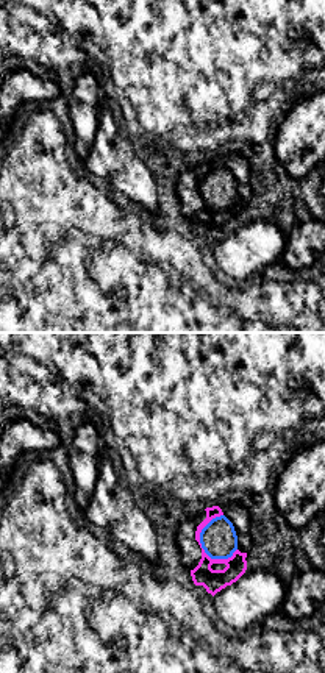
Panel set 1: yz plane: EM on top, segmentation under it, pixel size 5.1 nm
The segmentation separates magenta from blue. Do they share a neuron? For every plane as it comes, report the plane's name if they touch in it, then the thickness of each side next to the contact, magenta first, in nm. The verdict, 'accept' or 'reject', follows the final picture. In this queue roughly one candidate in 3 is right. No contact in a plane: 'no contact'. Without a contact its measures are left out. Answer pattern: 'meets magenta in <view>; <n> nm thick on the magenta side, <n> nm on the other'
meets magenta in yz; 110 nm thick on the magenta side, 190 nm on the other

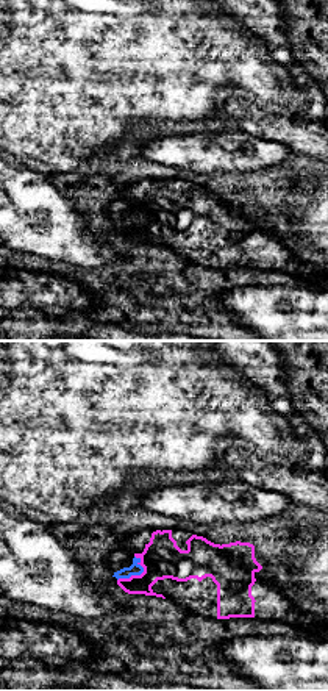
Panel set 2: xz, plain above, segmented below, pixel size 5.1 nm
meets magenta in xz; 200 nm thick on the magenta side, 60 nm on the other

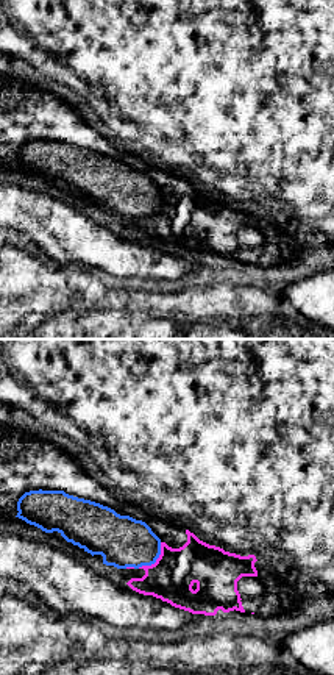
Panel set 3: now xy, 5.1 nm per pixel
meets magenta in xy; 240 nm thick on the magenta side, 260 nm on the other

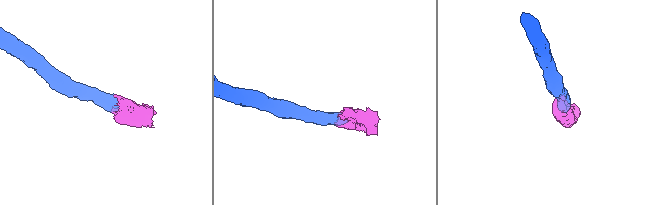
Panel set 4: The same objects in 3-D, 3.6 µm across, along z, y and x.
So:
accept

